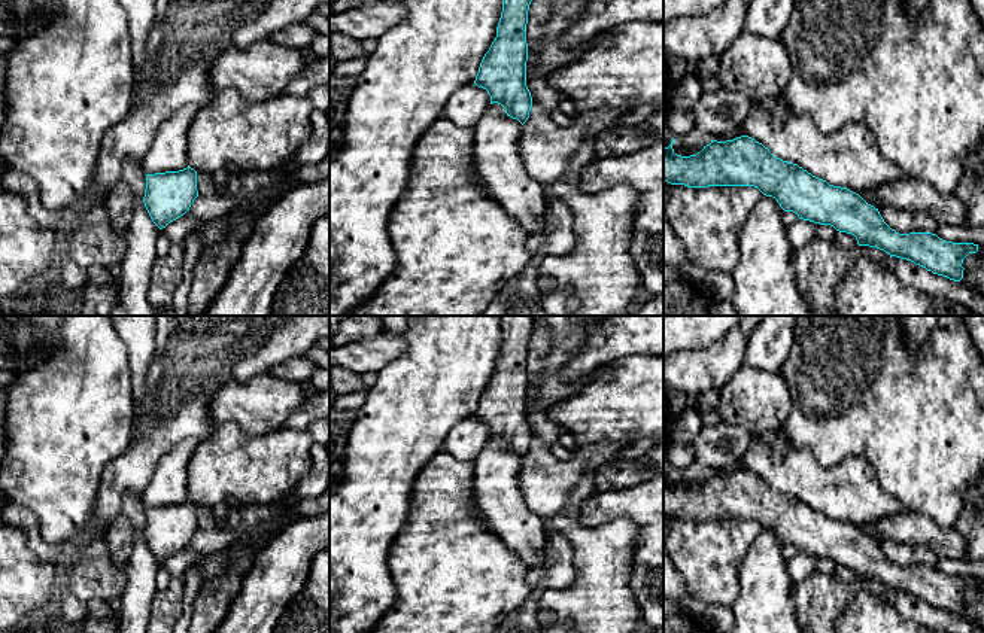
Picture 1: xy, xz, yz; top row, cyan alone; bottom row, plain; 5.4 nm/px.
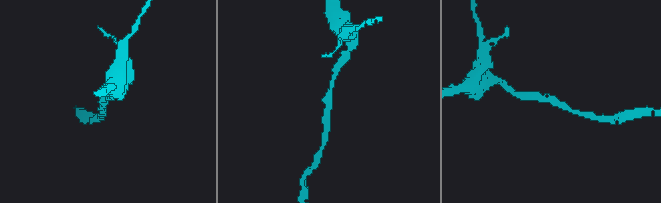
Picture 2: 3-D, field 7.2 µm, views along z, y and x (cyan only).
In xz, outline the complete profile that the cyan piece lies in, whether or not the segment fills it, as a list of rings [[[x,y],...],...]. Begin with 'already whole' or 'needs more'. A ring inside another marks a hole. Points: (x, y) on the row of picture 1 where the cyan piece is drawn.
already whole | [[[502,0],[496,37],[485,54],[474,80],[474,85],[488,91],[491,104],[501,104],[507,116],[517,119],[522,125],[528,121],[532,107],[532,97],[526,86],[526,24],[531,1],[532,0]]]

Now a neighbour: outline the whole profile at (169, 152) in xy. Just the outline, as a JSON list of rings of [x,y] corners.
[[[194,106],[182,107],[160,127],[151,149],[140,161],[145,174],[188,167],[188,131],[197,113]]]

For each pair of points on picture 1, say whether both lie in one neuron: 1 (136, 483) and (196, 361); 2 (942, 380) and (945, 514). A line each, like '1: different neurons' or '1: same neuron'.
1: same neuron
2: same neuron

